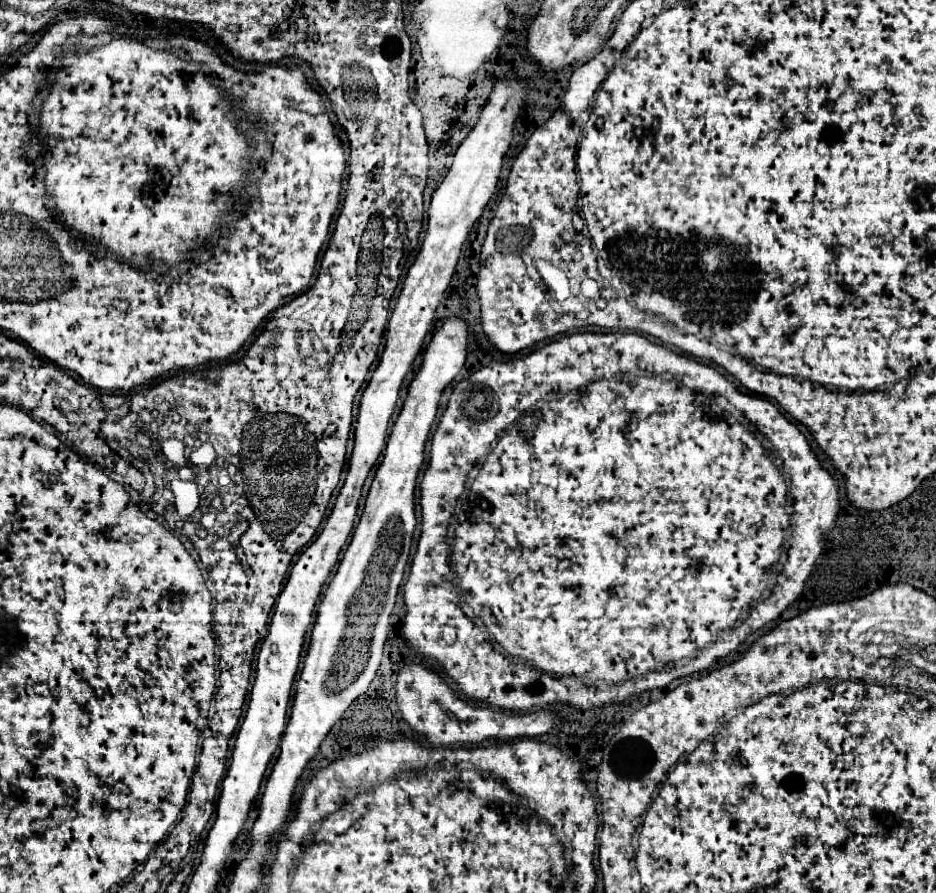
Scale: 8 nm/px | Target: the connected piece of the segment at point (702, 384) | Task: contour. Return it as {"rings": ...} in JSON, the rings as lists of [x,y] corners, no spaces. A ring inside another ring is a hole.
{"rings":[[[574,333],[574,335],[566,335],[566,337],[560,337],[560,339],[558,339],[558,341],[552,341],[552,343],[548,343],[548,345],[542,345],[542,347],[538,347],[538,349],[536,349],[536,351],[532,351],[532,353],[528,353],[528,355],[522,355],[522,357],[518,357],[518,359],[514,359],[514,361],[506,361],[506,363],[492,363],[492,365],[488,365],[488,367],[481,367],[481,368],[480,368],[480,369],[479,369],[479,370],[478,370],[478,371],[476,371],[476,372],[475,372],[475,373],[474,373],[474,374],[472,374],[472,375],[470,375],[470,377],[468,377],[468,379],[466,379],[466,381],[462,381],[462,383],[458,383],[458,387],[456,387],[456,389],[454,389],[454,391],[452,391],[452,395],[450,395],[450,401],[448,401],[448,409],[446,409],[446,411],[444,411],[444,415],[442,415],[442,419],[440,419],[440,423],[438,423],[438,429],[436,429],[436,431],[434,431],[434,435],[432,435],[432,445],[430,445],[430,463],[428,463],[428,469],[426,469],[426,473],[424,473],[424,479],[422,479],[422,483],[420,483],[420,487],[422,487],[422,497],[420,497],[420,505],[422,505],[422,535],[420,535],[420,541],[418,541],[418,549],[416,549],[416,557],[414,557],[414,563],[412,563],[412,571],[410,571],[410,577],[408,577],[408,583],[406,583],[406,585],[404,585],[404,601],[406,601],[406,607],[408,607],[408,611],[406,611],[406,621],[404,621],[404,635],[406,635],[406,641],[408,641],[408,647],[410,647],[410,649],[412,649],[412,651],[416,651],[416,653],[418,653],[418,655],[420,655],[420,657],[430,657],[430,659],[434,659],[434,661],[436,661],[436,663],[440,663],[440,665],[442,665],[442,667],[444,667],[444,669],[446,669],[446,673],[448,673],[448,675],[450,675],[450,677],[454,677],[454,679],[456,679],[456,683],[460,683],[460,687],[462,687],[462,691],[464,691],[464,693],[466,693],[466,695],[468,695],[468,697],[476,697],[476,699],[484,699],[484,701],[488,701],[488,703],[490,703],[490,705],[494,705],[494,707],[498,707],[498,709],[506,709],[506,711],[514,711],[514,713],[526,713],[526,711],[530,711],[530,709],[536,709],[536,707],[540,707],[540,709],[548,709],[548,707],[552,707],[552,705],[556,705],[556,703],[572,703],[572,707],[578,707],[578,709],[582,709],[582,711],[586,711],[586,709],[594,709],[594,707],[602,707],[602,705],[608,705],[608,703],[612,703],[612,701],[622,701],[622,699],[626,699],[626,697],[628,697],[628,695],[632,695],[632,693],[640,693],[640,691],[646,691],[646,689],[652,689],[652,687],[666,687],[666,685],[668,685],[668,683],[670,683],[670,681],[674,681],[674,679],[678,679],[678,677],[684,677],[684,675],[692,675],[692,673],[698,673],[698,671],[704,671],[704,669],[708,669],[708,667],[710,667],[710,665],[712,665],[712,663],[716,663],[716,661],[720,661],[720,659],[724,659],[724,657],[726,657],[726,655],[732,655],[732,653],[736,653],[736,649],[738,649],[738,645],[740,645],[740,643],[742,643],[742,641],[744,641],[744,639],[746,639],[746,637],[748,637],[748,635],[750,635],[750,633],[754,633],[754,631],[758,631],[758,629],[762,629],[762,627],[764,627],[764,625],[768,625],[768,623],[772,623],[772,621],[774,621],[774,619],[776,619],[776,617],[778,617],[778,615],[780,615],[780,613],[782,613],[782,611],[784,611],[784,609],[786,609],[786,607],[788,607],[788,605],[790,605],[790,603],[792,603],[792,601],[794,601],[794,599],[796,599],[796,597],[798,597],[798,595],[800,595],[800,591],[802,591],[802,589],[804,589],[804,583],[806,583],[806,577],[808,577],[808,573],[810,573],[810,571],[812,571],[812,567],[814,567],[814,563],[816,563],[816,559],[818,559],[818,555],[820,555],[820,553],[822,553],[822,549],[824,549],[824,537],[826,537],[826,533],[828,533],[828,531],[830,531],[830,529],[832,529],[832,527],[834,527],[834,521],[836,521],[836,515],[838,515],[838,511],[840,511],[840,507],[838,507],[838,483],[836,483],[836,481],[834,481],[834,477],[832,477],[832,475],[830,475],[830,473],[828,473],[828,471],[826,471],[826,469],[822,469],[822,465],[820,465],[820,461],[818,461],[818,459],[816,459],[816,455],[814,455],[814,453],[812,453],[812,451],[810,451],[810,445],[808,445],[808,441],[806,441],[806,437],[804,437],[804,435],[802,435],[802,433],[800,433],[800,431],[798,431],[798,427],[796,427],[796,425],[794,425],[794,423],[792,423],[792,421],[788,421],[788,419],[786,419],[786,415],[782,415],[782,413],[780,413],[780,411],[778,411],[778,409],[776,409],[776,407],[774,407],[774,405],[772,405],[772,403],[770,403],[770,401],[768,401],[768,399],[762,399],[762,397],[754,397],[754,395],[744,395],[744,393],[740,393],[740,391],[738,391],[738,389],[736,389],[736,387],[734,387],[734,385],[732,385],[732,383],[730,383],[730,381],[728,381],[728,379],[726,379],[726,377],[724,377],[724,375],[720,375],[720,373],[718,373],[718,371],[716,371],[716,369],[714,369],[714,367],[710,367],[710,365],[702,365],[702,363],[698,363],[698,361],[694,361],[694,359],[690,359],[690,357],[682,357],[682,355],[676,355],[676,353],[674,353],[674,351],[670,351],[670,349],[666,349],[666,347],[662,347],[662,345],[654,345],[654,343],[650,343],[650,341],[648,341],[648,339],[646,339],[646,337],[642,337],[642,335],[636,335],[636,333],[606,333],[606,335],[602,335],[602,333]],[[632,369],[642,369],[642,371],[648,371],[648,373],[654,373],[654,375],[648,375],[648,377],[642,377],[642,375],[618,375],[618,373],[628,373],[628,371],[632,371]],[[662,373],[670,373],[670,375],[674,375],[674,377],[678,377],[678,379],[680,379],[680,377],[684,377],[684,375],[686,375],[686,387],[688,387],[688,389],[690,389],[690,391],[688,391],[688,389],[686,389],[686,387],[684,387],[684,385],[682,385],[682,383],[676,383],[676,381],[664,381],[664,379],[662,379],[662,377],[660,377],[660,375],[662,375]],[[552,391],[556,391],[556,393],[562,393],[562,392],[569,392],[569,391],[574,391],[574,393],[564,393],[564,395],[560,395],[560,397],[556,397],[556,399],[552,399],[552,401],[548,401],[548,403],[544,403],[544,405],[542,405],[542,409],[540,409],[540,411],[534,411],[534,413],[528,413],[528,415],[524,415],[524,419],[522,419],[522,421],[518,421],[518,423],[516,423],[516,425],[514,425],[514,427],[512,427],[512,423],[514,423],[514,421],[516,421],[516,419],[518,419],[518,417],[520,417],[520,415],[522,415],[522,413],[526,413],[526,411],[532,411],[532,407],[538,407],[538,403],[540,403],[540,401],[544,401],[544,399],[546,399],[546,395],[548,395],[548,393],[552,393]],[[704,395],[722,395],[722,397],[726,397],[726,399],[728,399],[728,403],[732,403],[732,405],[734,405],[734,407],[736,407],[736,409],[738,409],[738,411],[742,411],[742,415],[744,415],[744,417],[746,417],[746,419],[748,419],[748,423],[752,423],[752,427],[754,427],[754,431],[760,431],[760,433],[762,433],[762,435],[764,435],[764,437],[766,437],[766,439],[768,439],[768,441],[772,441],[772,449],[774,449],[774,453],[776,453],[776,455],[778,455],[778,457],[780,457],[780,459],[782,459],[782,473],[784,473],[784,475],[790,475],[790,485],[788,485],[788,491],[786,491],[786,481],[784,481],[784,475],[782,475],[782,473],[780,473],[780,471],[778,471],[778,467],[774,467],[774,463],[772,463],[772,457],[770,457],[770,453],[766,453],[766,449],[764,449],[764,447],[762,447],[762,443],[760,443],[760,439],[758,439],[758,437],[756,437],[756,433],[754,433],[754,431],[752,431],[752,429],[750,429],[750,427],[748,427],[748,425],[744,425],[744,423],[740,423],[740,421],[738,421],[738,419],[736,419],[736,417],[732,417],[732,415],[728,415],[728,417],[724,417],[724,415],[722,415],[722,417],[710,417],[710,413],[708,413],[708,409],[710,409],[710,407],[712,407],[712,401],[710,401],[710,399],[706,399],[706,397],[704,397]],[[484,455],[488,455],[488,457],[486,457],[486,461],[484,461],[484,465],[482,465],[482,469],[480,469],[480,471],[478,471],[478,477],[476,477],[476,481],[474,481],[474,483],[472,483],[472,487],[470,487],[470,489],[468,489],[468,491],[466,491],[466,495],[464,495],[464,497],[462,497],[462,499],[460,499],[460,495],[462,495],[462,493],[464,493],[464,489],[466,489],[466,479],[468,479],[468,473],[470,473],[470,471],[472,471],[472,469],[474,469],[474,467],[476,467],[476,465],[478,465],[478,463],[480,463],[480,461],[482,461],[482,457],[484,457]],[[786,495],[788,495],[788,497],[790,497],[790,499],[792,499],[792,501],[794,501],[794,511],[792,511],[792,515],[790,515],[790,517],[788,517],[788,515],[786,515],[786,503],[788,503],[788,501],[786,501],[786,499],[788,499],[788,497],[786,497]],[[458,499],[460,499],[460,505],[458,505],[458,511],[460,511],[460,513],[458,513],[458,519],[460,519],[460,521],[458,521],[458,523],[456,523],[456,529],[454,529],[454,547],[452,547],[452,546],[450,546],[450,545],[448,545],[448,544],[447,544],[447,543],[450,543],[450,541],[448,541],[448,527],[450,527],[450,519],[452,519],[452,517],[453,517],[453,515],[454,515],[454,509],[456,509],[456,501],[458,501]],[[788,525],[790,525],[790,529],[792,529],[792,535],[790,535],[790,539],[788,539],[788,543],[786,543],[786,545],[788,545],[788,559],[786,559],[786,563],[784,563],[784,557],[786,557],[786,547],[784,547],[784,531],[786,531],[786,527],[788,527]],[[451,551],[452,551],[452,557],[454,557],[454,571],[456,571],[456,577],[458,577],[458,589],[460,589],[460,595],[462,595],[462,597],[464,597],[464,601],[466,601],[466,605],[468,605],[468,607],[470,607],[470,609],[472,609],[472,611],[474,611],[474,617],[478,617],[478,619],[482,619],[482,621],[484,621],[484,625],[486,625],[486,629],[488,629],[488,631],[490,631],[490,633],[492,633],[492,635],[494,635],[494,639],[496,639],[496,643],[498,643],[498,645],[500,645],[500,647],[502,647],[502,649],[504,649],[504,653],[502,653],[502,651],[500,651],[500,647],[498,647],[498,645],[496,645],[496,643],[494,643],[494,639],[492,639],[492,635],[490,635],[490,633],[488,633],[488,631],[480,631],[480,629],[476,629],[476,625],[474,625],[474,623],[472,623],[472,621],[470,621],[470,619],[468,619],[468,617],[466,617],[466,615],[464,615],[464,611],[462,611],[462,607],[461,607],[461,606],[460,606],[460,603],[458,603],[458,595],[459,595],[459,593],[458,593],[458,590],[457,590],[457,582],[456,582],[456,579],[454,579],[454,574],[455,574],[455,573],[454,573],[454,571],[453,571],[453,569],[452,569],[452,567],[451,567],[451,564],[452,564],[452,561],[451,561],[451,558],[450,558],[450,554],[451,554]]]}

